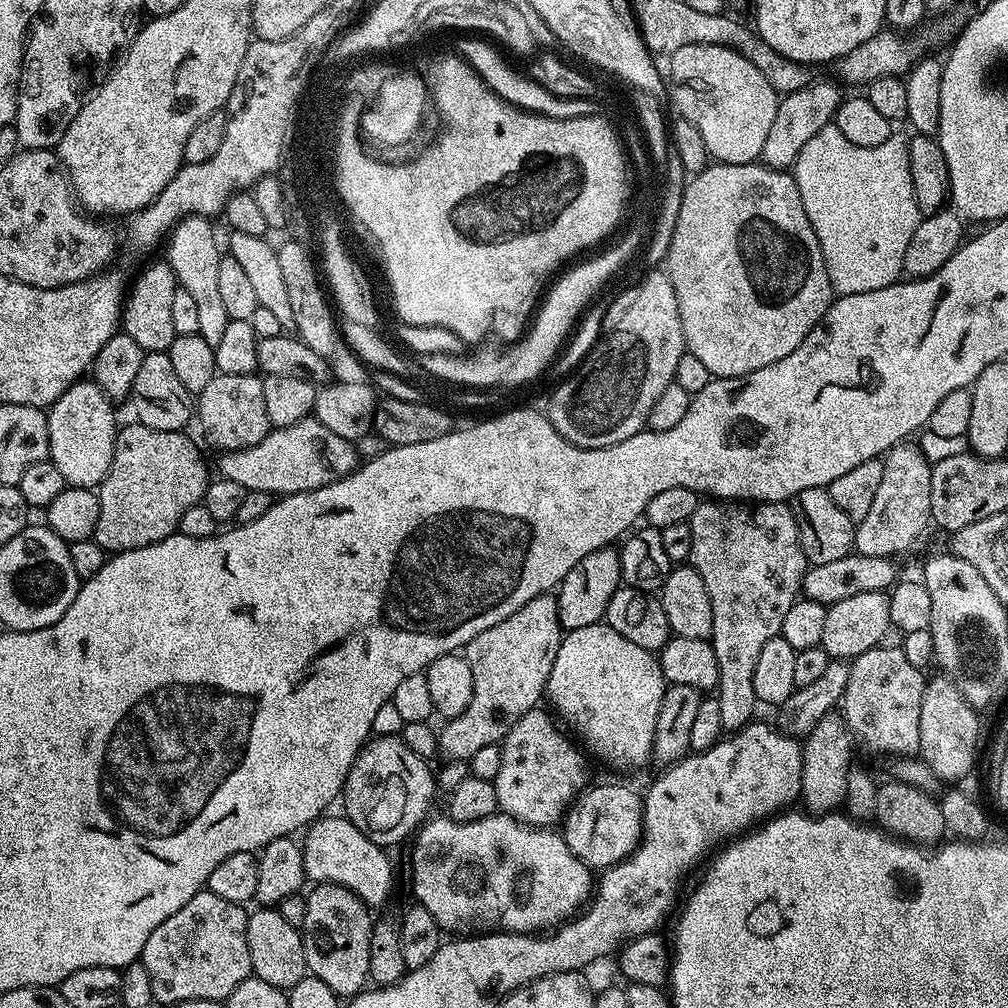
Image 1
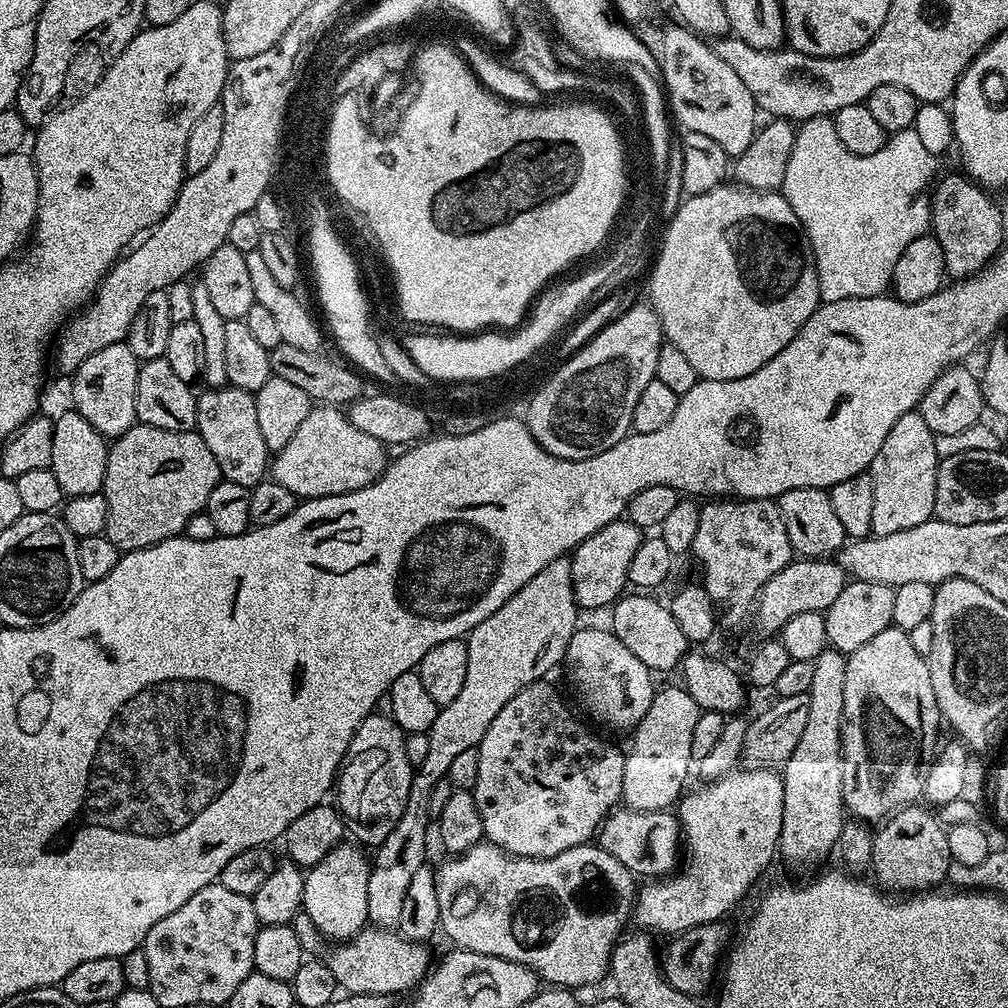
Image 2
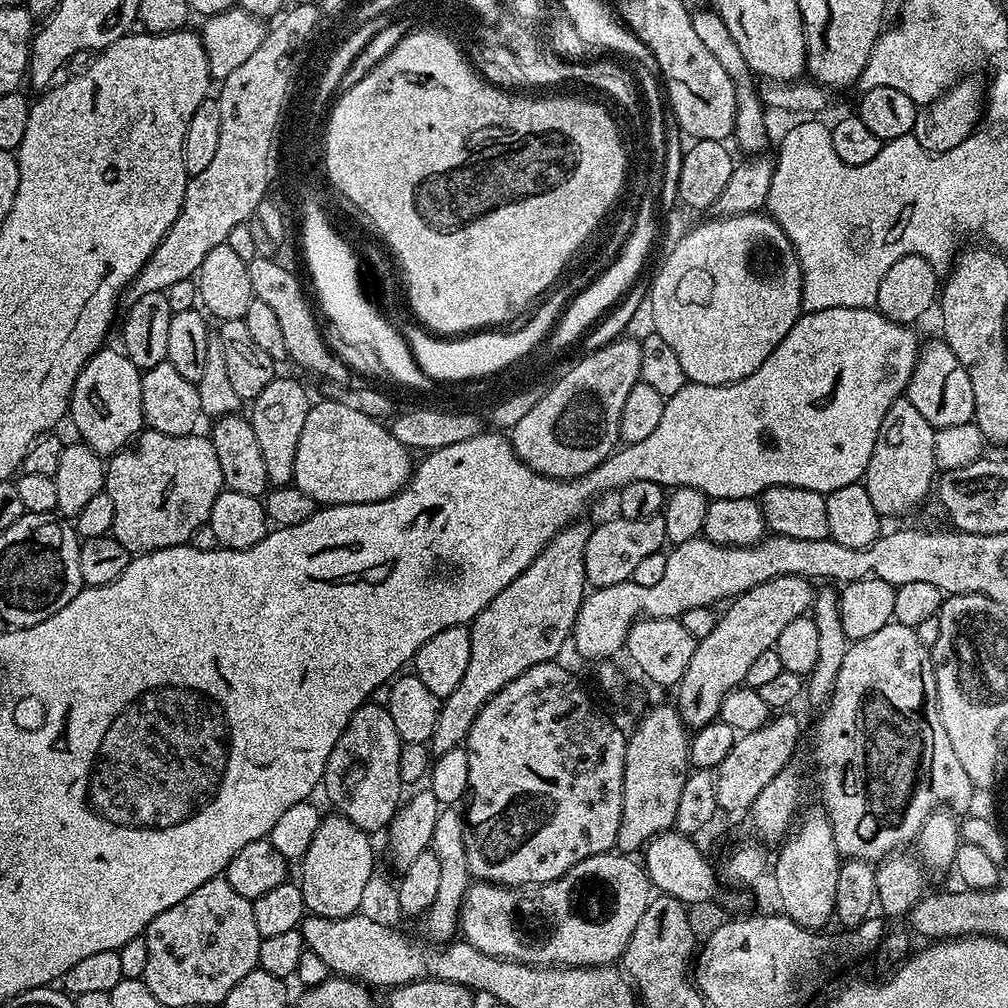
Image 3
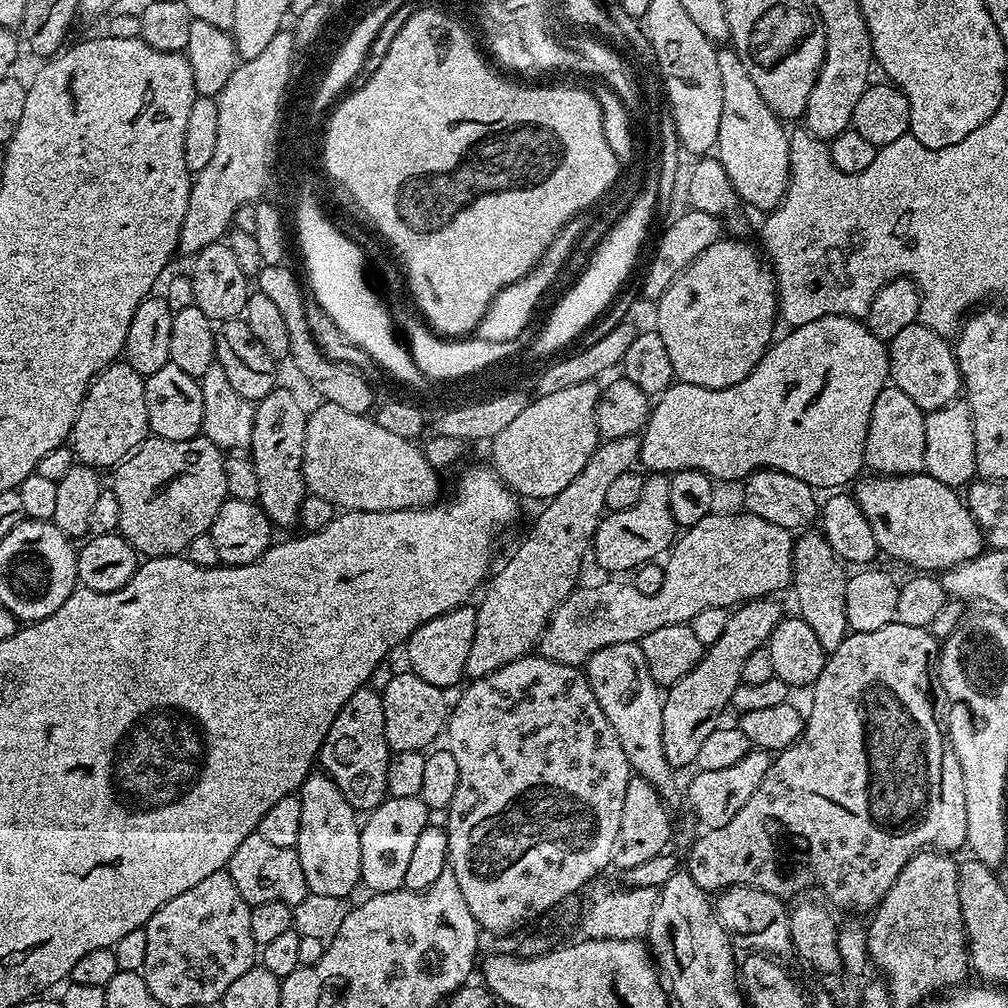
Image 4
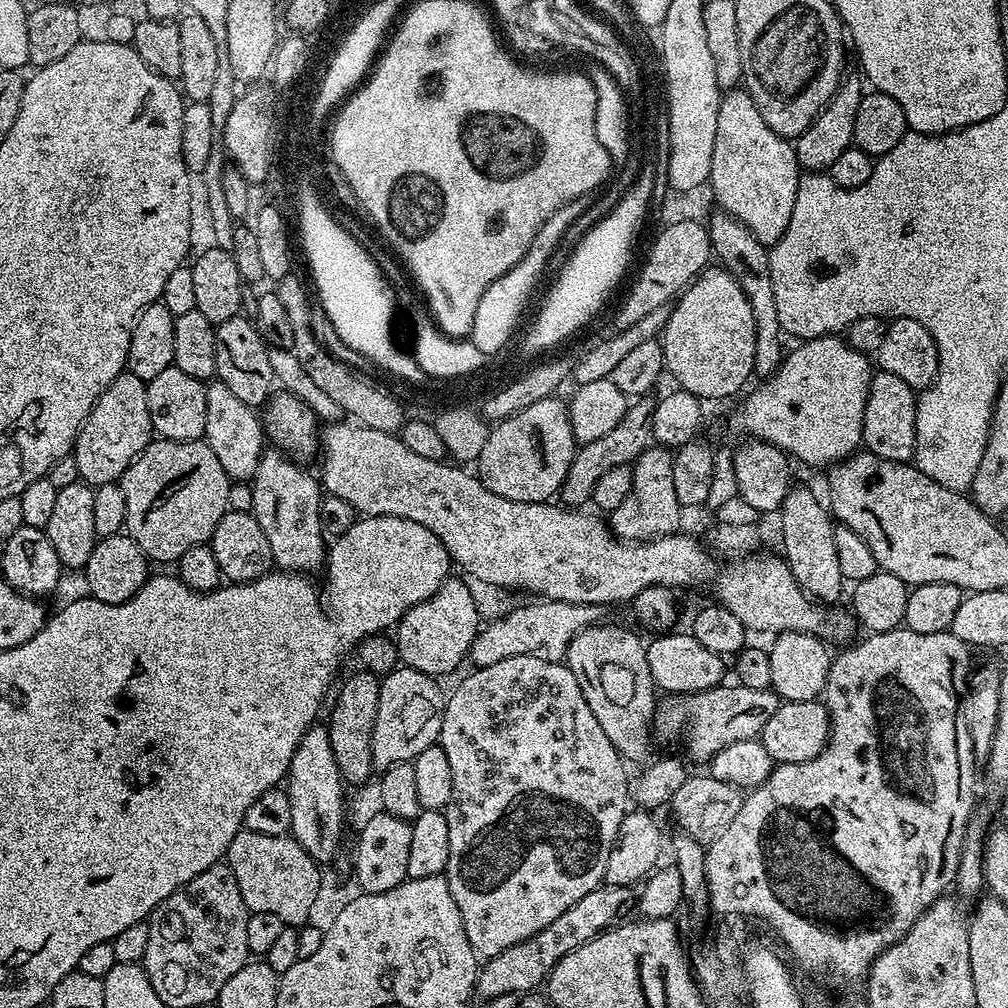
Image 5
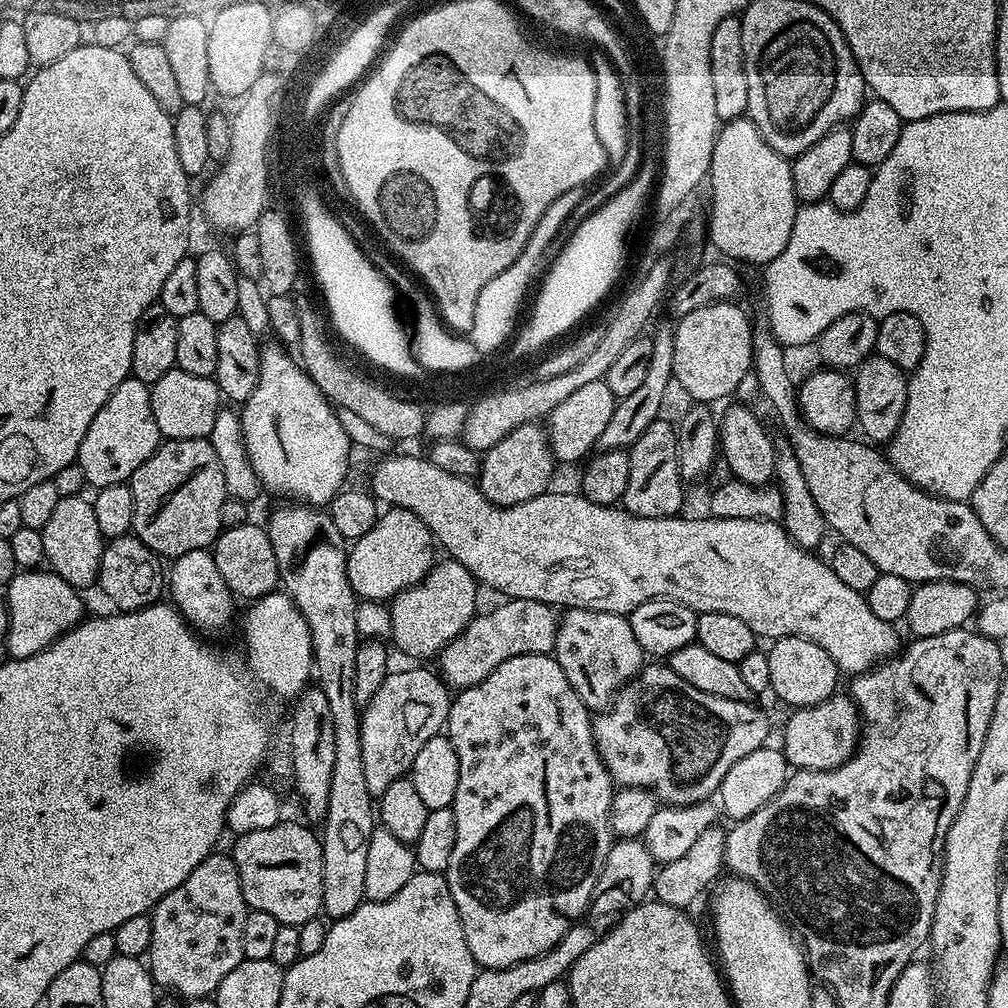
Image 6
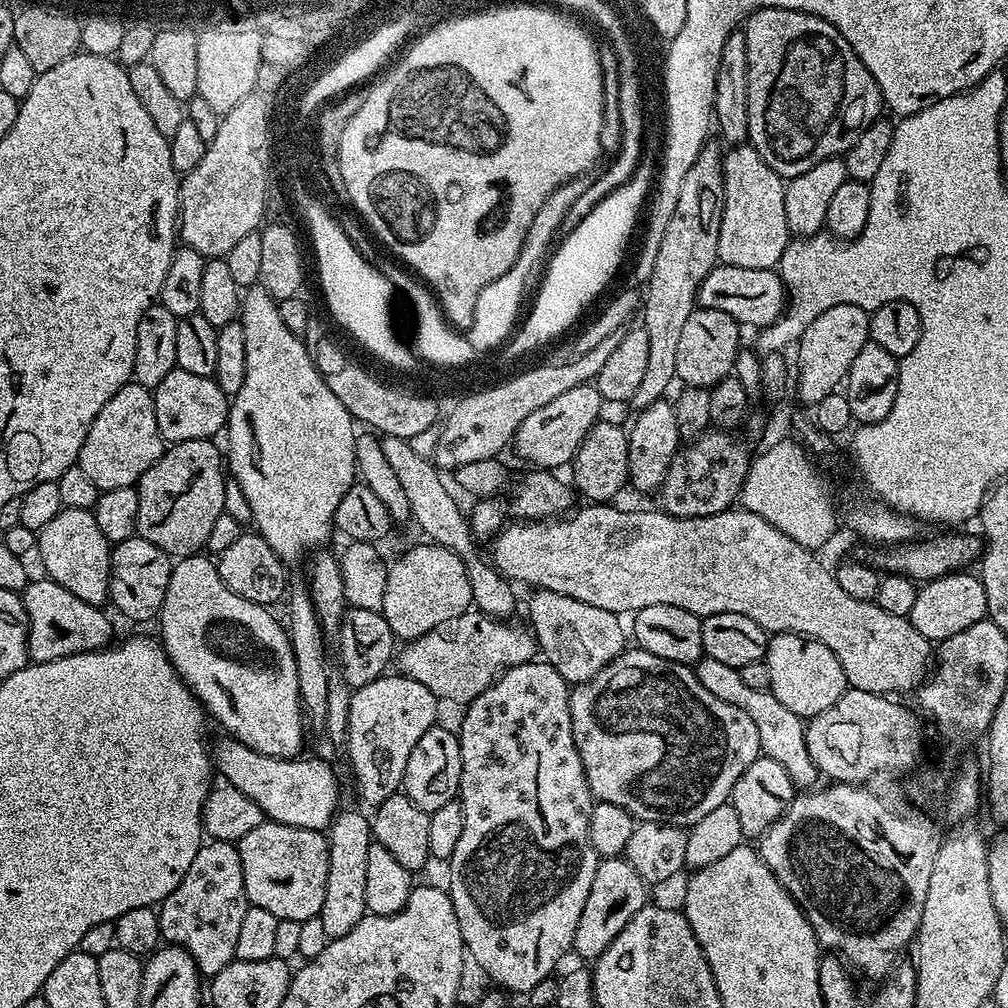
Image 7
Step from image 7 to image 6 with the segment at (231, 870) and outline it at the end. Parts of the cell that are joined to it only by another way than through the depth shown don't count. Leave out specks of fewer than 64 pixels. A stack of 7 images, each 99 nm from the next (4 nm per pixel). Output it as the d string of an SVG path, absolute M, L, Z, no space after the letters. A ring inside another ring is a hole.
M213 851L198 866L194 866L194 874L182 882L166 898L156 903L150 915L152 918L152 933L146 963L152 973L152 979L161 989L173 988L177 997L208 998L216 991L216 987L244 959L242 950L242 926L246 926L246 918L250 909L244 901L242 882L238 878L238 866L232 861L231 855Z

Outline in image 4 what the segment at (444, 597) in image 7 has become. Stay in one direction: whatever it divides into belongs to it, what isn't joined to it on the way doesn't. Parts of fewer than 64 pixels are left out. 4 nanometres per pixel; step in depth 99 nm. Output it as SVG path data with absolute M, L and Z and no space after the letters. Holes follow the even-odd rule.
M461 606L446 614L438 614L438 618L430 618L406 641L408 648L407 667L422 682L430 682L430 686L441 690L449 690L459 680L465 679L464 667L466 658L470 658L470 646L474 642L474 626L476 625L476 609L472 606Z

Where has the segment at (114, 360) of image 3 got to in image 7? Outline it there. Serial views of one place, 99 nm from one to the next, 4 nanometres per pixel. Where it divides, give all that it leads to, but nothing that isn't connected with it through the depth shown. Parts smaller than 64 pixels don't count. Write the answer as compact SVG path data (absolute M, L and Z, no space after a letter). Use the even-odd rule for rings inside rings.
M129 382L98 410L98 418L82 442L80 468L94 481L94 486L105 488L131 488L140 483L142 474L150 470L165 452L166 442L158 430L158 418L154 414L152 392L141 384Z

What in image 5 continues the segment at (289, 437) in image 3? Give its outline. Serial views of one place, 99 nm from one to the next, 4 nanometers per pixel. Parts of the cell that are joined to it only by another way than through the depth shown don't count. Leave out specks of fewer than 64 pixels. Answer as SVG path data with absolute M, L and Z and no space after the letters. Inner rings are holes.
M268 446L260 455L258 470L250 481L253 492L251 514L258 526L262 526L270 542L272 563L280 570L323 569L326 564L326 533L320 521L322 484L303 467L307 468L288 453Z

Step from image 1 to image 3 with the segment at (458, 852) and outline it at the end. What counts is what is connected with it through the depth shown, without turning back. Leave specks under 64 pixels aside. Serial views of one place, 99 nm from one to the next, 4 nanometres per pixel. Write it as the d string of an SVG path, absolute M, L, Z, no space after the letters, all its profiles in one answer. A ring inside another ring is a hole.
M615 850L603 852L582 858L582 862L566 870L566 874L545 884L521 884L515 888L507 884L469 883L460 904L458 932L470 946L501 960L516 960L519 964L574 968L612 966L623 957L630 934L634 934L634 926L638 926L642 914L646 914L653 892L645 866L639 859Z

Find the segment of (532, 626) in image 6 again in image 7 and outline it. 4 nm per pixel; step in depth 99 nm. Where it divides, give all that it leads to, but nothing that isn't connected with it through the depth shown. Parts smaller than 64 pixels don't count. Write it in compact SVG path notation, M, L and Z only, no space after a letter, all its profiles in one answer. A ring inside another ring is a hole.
M479 610L463 612L458 618L450 618L450 622L442 622L430 634L405 643L398 652L399 671L422 682L441 701L453 700L459 706L467 706L506 670L533 663L538 652L536 637L524 628L515 628L512 622L495 620Z

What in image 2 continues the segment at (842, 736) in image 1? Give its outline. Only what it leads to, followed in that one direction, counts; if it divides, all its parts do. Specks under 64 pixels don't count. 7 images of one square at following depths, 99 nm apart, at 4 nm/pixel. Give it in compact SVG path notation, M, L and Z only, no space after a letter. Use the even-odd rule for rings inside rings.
M826 648L813 661L813 681L808 697L809 713L805 729L790 758L782 766L783 806L779 855L790 864L816 864L838 845L846 821L843 756L841 754L841 718L845 710L847 657L845 653Z

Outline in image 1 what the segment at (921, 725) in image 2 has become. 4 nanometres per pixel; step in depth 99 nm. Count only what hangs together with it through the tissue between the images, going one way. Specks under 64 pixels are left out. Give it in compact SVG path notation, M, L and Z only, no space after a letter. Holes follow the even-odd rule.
M900 646L888 647L871 648L851 661L842 697L842 717L851 735L870 751L889 752L893 758L912 758L920 751L918 718L926 676L910 664Z

